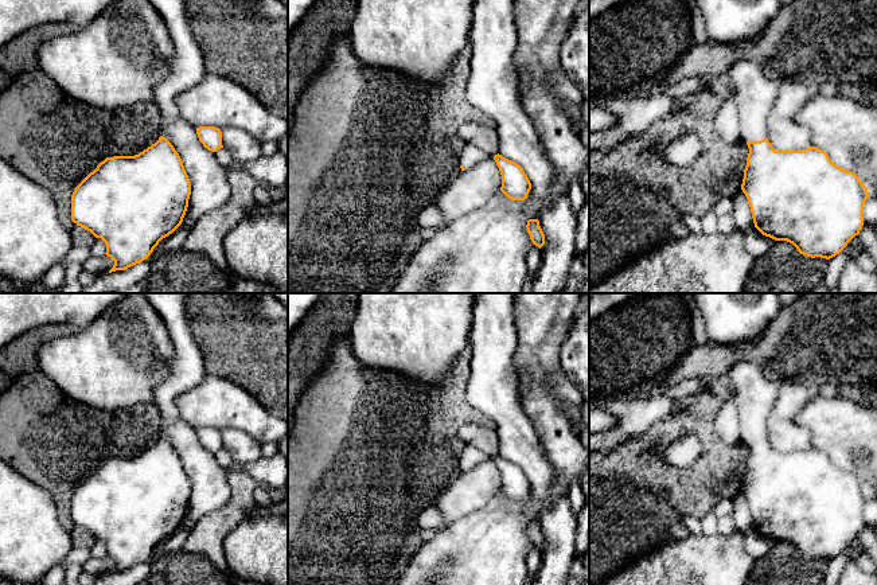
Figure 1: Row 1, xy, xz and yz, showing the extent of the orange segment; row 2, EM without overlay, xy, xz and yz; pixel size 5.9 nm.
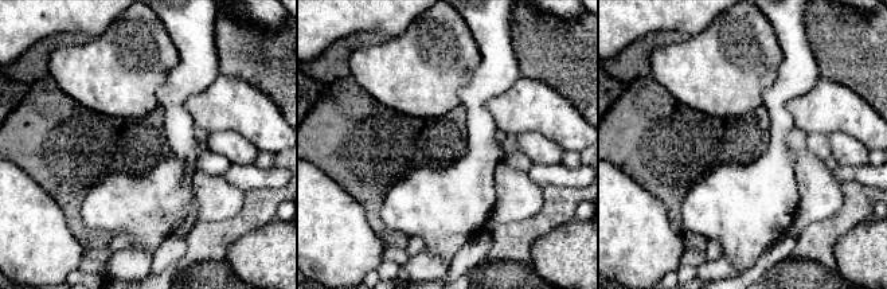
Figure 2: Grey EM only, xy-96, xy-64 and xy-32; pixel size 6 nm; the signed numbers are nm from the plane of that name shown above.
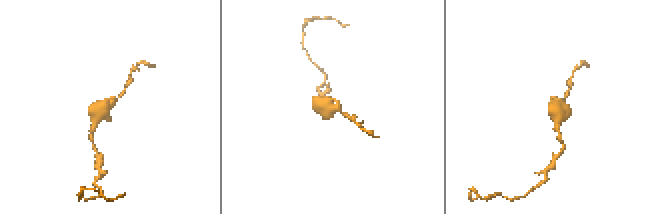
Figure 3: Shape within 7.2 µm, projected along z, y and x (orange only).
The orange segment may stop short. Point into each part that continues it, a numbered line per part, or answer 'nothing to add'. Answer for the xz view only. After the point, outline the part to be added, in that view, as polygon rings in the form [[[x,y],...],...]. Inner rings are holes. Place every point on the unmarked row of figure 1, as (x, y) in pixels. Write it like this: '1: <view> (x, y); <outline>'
1: xz (471, 456); [[[467,444],[459,459],[459,465],[465,471],[471,471],[476,465],[490,460],[491,457],[473,445]]]

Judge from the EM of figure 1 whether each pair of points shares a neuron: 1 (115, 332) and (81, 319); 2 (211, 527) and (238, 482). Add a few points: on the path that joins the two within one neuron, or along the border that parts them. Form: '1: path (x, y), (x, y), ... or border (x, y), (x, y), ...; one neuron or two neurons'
1: border (109, 307), (89, 324), (77, 330); two neurons
2: path (223, 517), (238, 502), (238, 494); one neuron

